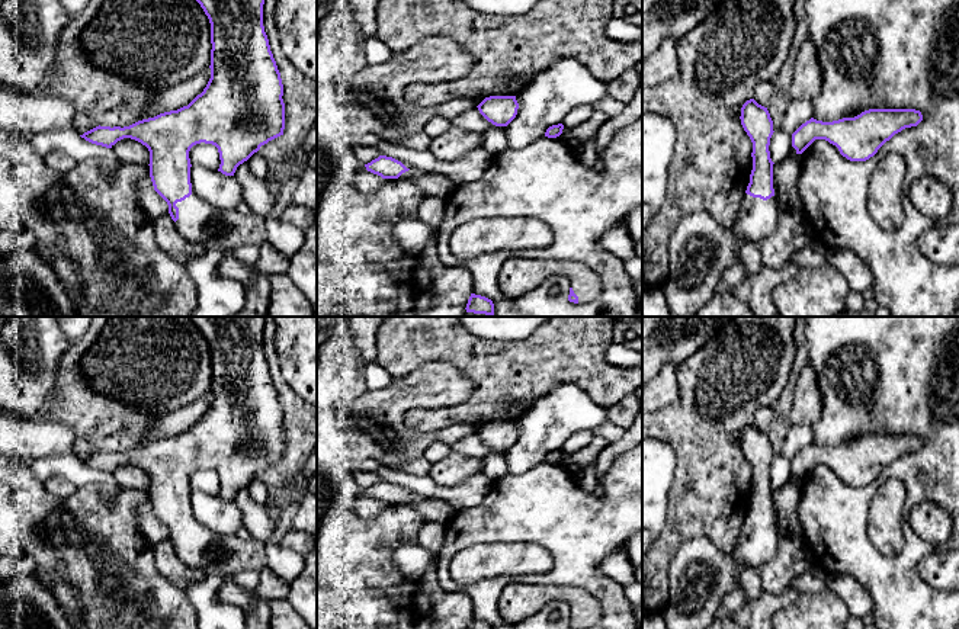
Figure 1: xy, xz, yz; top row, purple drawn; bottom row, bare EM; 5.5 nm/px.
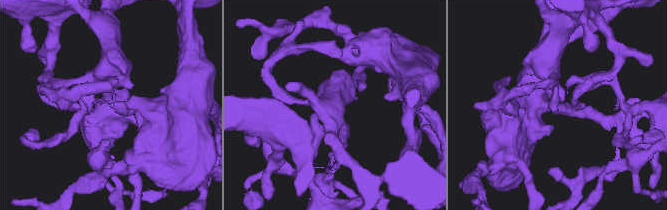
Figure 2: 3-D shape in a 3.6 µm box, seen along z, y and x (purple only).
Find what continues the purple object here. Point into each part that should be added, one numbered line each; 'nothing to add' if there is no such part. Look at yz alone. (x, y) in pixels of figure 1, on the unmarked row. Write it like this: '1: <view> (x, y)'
1: yz (701, 575)

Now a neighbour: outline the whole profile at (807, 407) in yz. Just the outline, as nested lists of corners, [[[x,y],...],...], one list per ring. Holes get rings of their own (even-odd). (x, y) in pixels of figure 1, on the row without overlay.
[[[811,363],[805,365],[793,391],[790,423],[812,429],[822,414],[822,395]]]

